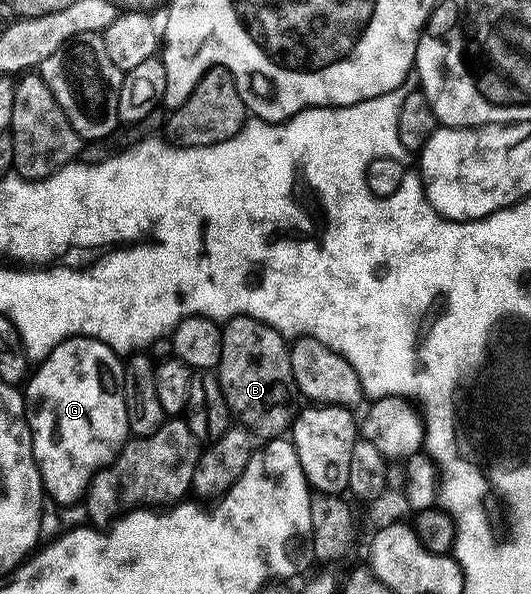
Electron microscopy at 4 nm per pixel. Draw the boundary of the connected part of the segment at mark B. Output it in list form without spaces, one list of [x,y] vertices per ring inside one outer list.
[[[235,315],[222,327],[220,361],[216,368],[220,389],[231,416],[255,436],[269,441],[291,430],[296,418],[296,388],[287,340],[275,327],[250,315]]]

